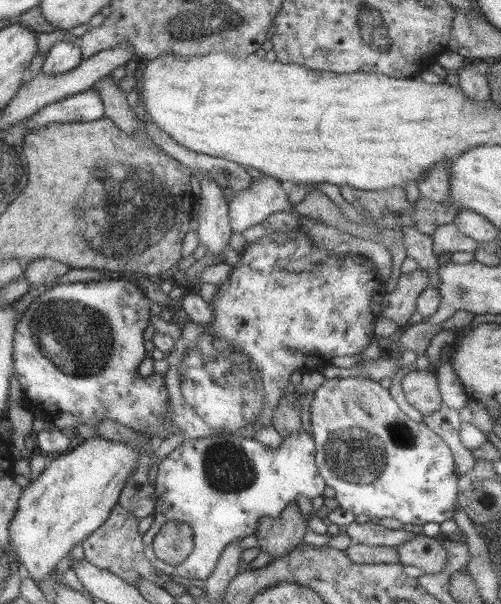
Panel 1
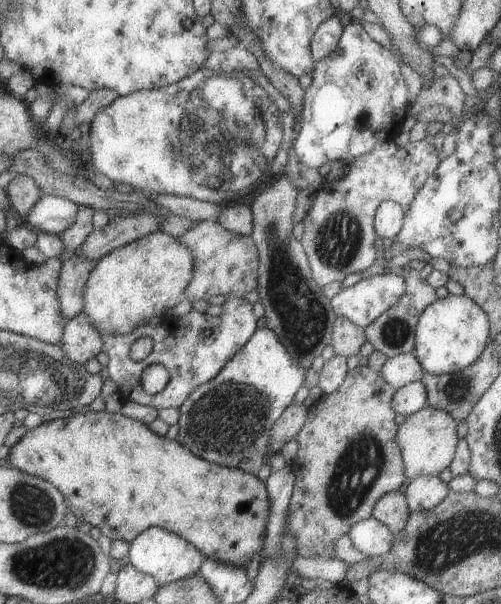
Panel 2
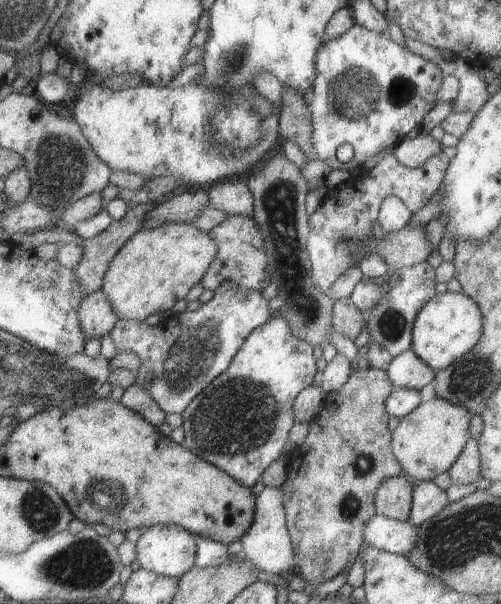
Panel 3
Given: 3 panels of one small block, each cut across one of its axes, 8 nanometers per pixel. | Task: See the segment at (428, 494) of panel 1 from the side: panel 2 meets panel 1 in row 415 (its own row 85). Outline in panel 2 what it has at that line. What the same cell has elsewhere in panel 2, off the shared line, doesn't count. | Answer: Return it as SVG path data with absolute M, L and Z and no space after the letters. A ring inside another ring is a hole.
M348 23L343 27L338 46L314 63L311 78L303 95L299 117L301 126L293 141L300 167L317 169L322 164L334 165L338 161L349 164L360 154L371 152L377 144L393 141L397 132L404 129L403 118L412 104L408 102L407 85L399 71L395 53L373 42L360 23Z

